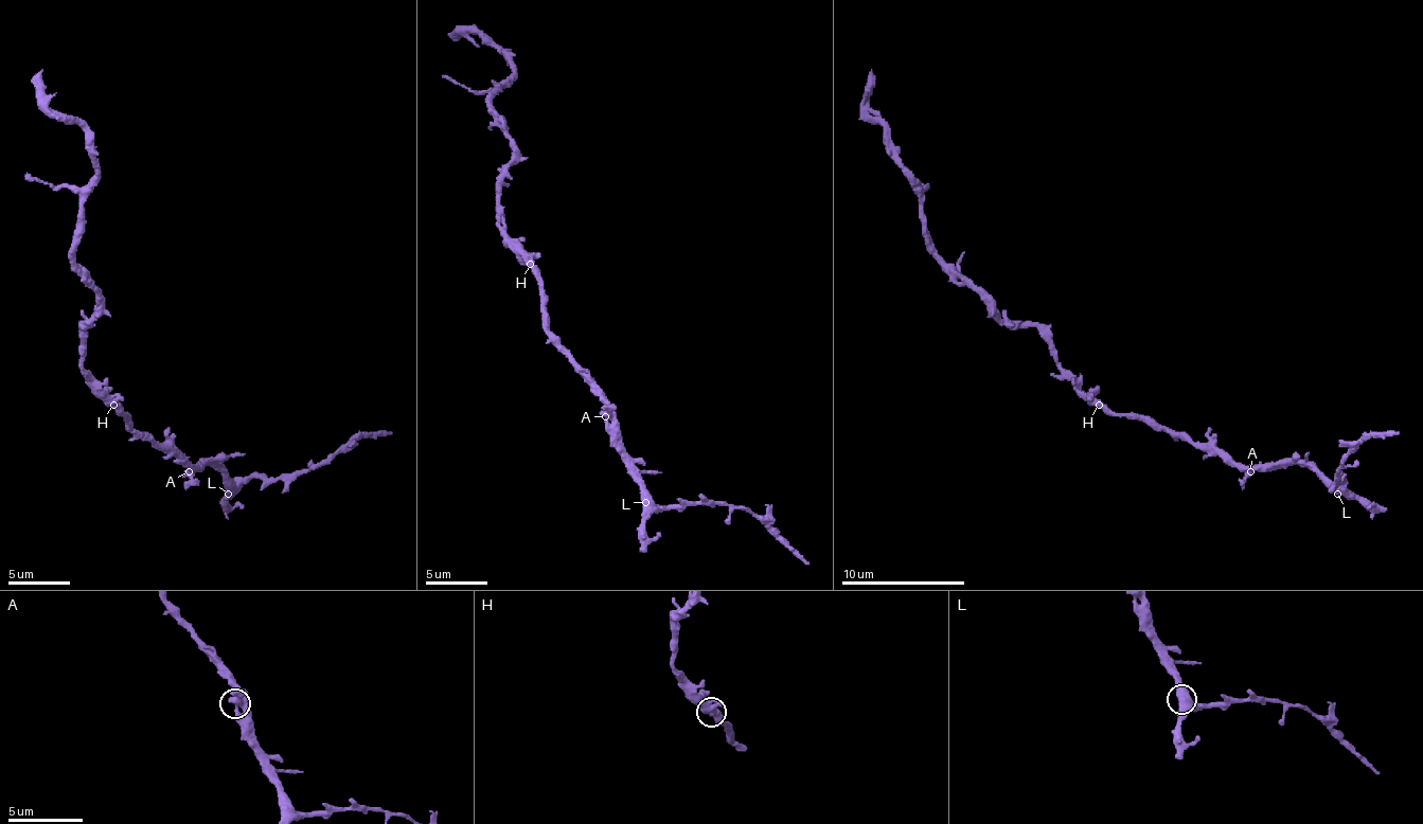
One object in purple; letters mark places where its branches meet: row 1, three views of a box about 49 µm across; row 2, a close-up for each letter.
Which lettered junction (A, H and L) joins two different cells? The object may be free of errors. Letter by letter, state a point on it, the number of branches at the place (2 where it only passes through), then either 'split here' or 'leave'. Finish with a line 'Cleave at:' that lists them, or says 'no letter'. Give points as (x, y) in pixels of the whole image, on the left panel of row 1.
A: at (189, 471); 3 branches meet; leave
H: at (113, 405); 3 branches meet; leave
L: at (228, 494); 3 branches meet; leave
Cleave at: no letter

